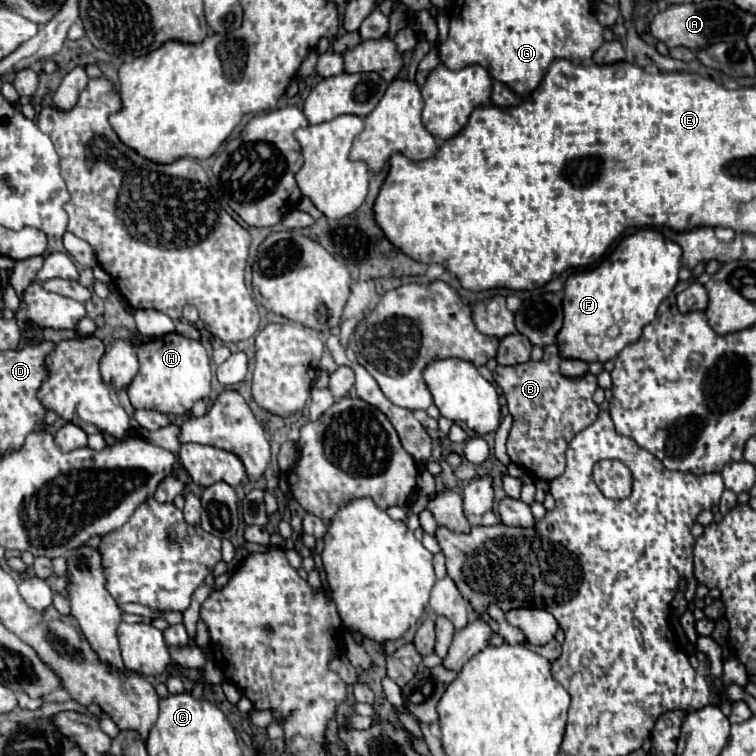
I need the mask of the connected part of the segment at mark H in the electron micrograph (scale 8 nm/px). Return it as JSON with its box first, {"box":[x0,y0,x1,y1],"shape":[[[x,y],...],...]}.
{"box":[127,334,211,414],"shape":[[[165,334],[137,348],[139,372],[127,386],[133,408],[147,408],[157,412],[187,414],[191,406],[205,398],[211,390],[211,364],[209,356],[199,340],[185,338],[181,334]]]}

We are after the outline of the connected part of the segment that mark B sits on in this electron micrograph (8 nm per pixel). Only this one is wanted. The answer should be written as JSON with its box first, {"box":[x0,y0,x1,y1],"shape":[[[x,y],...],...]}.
{"box":[493,344,599,480],"shape":[[[551,344],[545,348],[545,356],[539,362],[529,360],[515,366],[497,366],[493,370],[493,378],[505,390],[507,408],[513,416],[513,426],[507,438],[507,454],[517,466],[521,466],[529,476],[533,476],[533,480],[541,480],[541,478],[553,480],[561,476],[561,472],[565,470],[565,450],[569,442],[577,432],[587,428],[597,418],[599,412],[599,406],[593,402],[593,392],[597,390],[597,378],[591,372],[579,378],[563,376],[559,372],[559,362],[561,362],[559,348],[557,344]]]}

